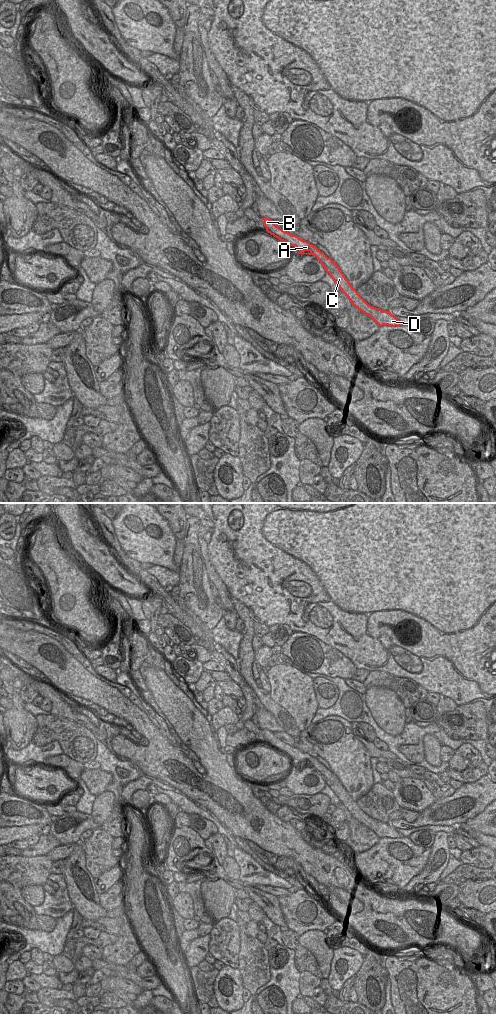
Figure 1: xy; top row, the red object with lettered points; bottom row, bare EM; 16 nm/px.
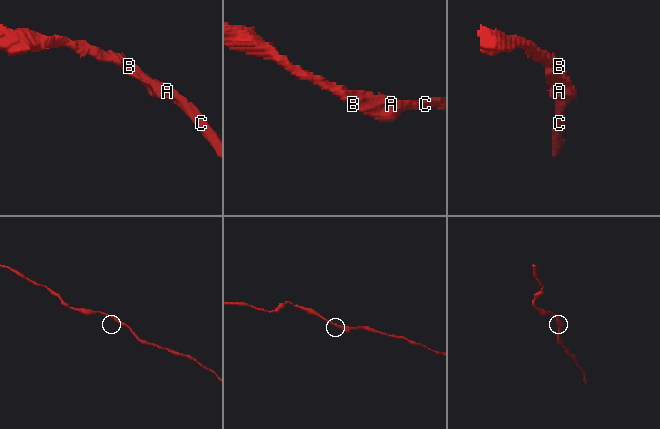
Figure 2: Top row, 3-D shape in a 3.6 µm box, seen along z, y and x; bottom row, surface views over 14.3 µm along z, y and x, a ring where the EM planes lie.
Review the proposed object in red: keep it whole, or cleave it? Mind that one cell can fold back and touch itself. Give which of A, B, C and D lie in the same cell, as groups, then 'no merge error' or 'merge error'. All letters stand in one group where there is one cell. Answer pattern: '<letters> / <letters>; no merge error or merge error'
A B C D; no merge error

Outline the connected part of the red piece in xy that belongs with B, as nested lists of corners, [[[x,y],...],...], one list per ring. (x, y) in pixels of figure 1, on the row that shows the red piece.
[[[262,218],[266,231],[287,243],[289,246],[295,246],[299,250],[299,254],[309,254],[317,257],[319,262],[324,267],[325,271],[331,276],[341,291],[348,297],[352,305],[358,310],[372,318],[379,326],[400,326],[401,322],[389,311],[382,311],[379,308],[369,305],[352,287],[346,279],[338,265],[321,252],[316,246],[307,241],[302,240],[296,235],[292,235],[274,224],[274,221],[269,218]]]

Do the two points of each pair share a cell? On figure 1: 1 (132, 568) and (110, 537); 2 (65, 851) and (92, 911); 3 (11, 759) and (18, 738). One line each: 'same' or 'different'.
1: same
2: different
3: different

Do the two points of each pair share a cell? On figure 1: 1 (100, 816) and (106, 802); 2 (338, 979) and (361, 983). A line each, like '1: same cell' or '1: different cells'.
1: same cell
2: different cells

